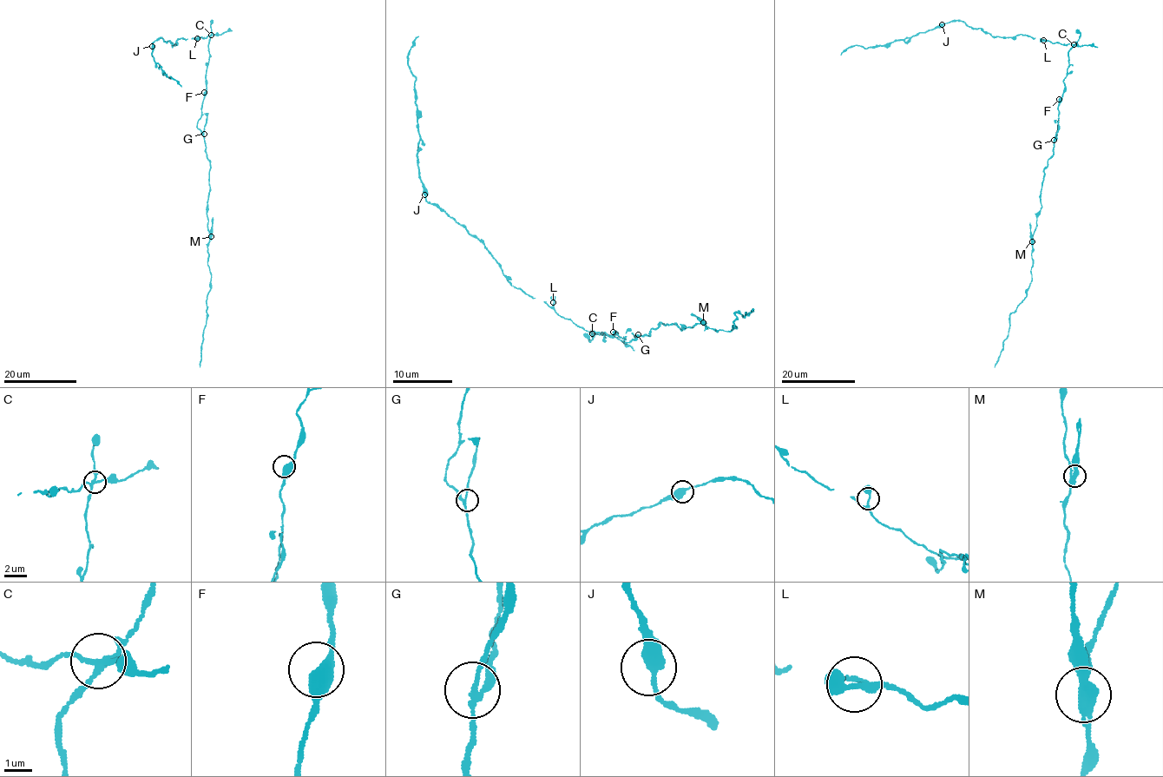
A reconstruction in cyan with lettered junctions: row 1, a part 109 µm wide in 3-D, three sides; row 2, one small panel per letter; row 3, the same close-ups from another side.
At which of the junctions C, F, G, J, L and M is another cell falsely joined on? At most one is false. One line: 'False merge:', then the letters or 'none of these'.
False merge: M

